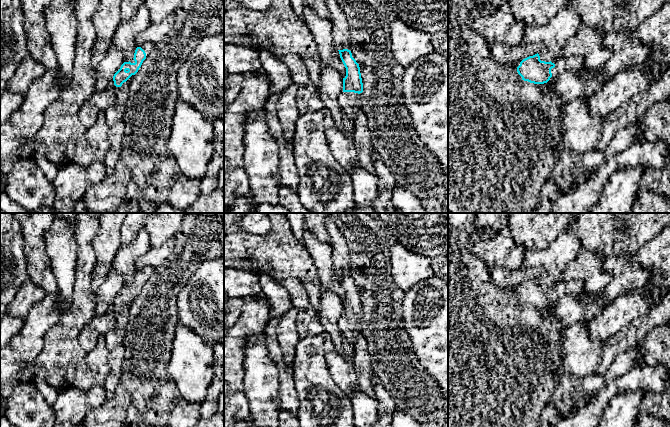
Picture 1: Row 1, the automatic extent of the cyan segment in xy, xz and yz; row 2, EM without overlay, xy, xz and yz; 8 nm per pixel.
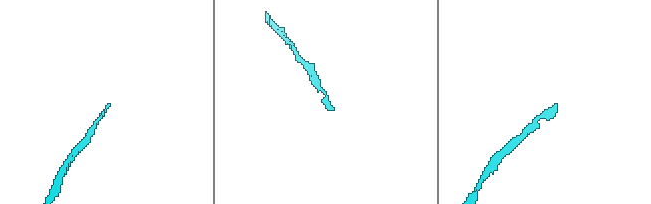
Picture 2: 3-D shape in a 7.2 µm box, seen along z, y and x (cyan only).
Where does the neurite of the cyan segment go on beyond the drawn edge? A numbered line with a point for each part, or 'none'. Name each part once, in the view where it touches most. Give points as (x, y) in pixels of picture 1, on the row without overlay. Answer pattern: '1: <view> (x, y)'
1: yz (572, 287)

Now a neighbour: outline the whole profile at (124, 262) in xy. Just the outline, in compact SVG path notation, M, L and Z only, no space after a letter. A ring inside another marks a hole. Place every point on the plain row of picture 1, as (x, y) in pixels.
M144 228L132 242L120 247L114 257L112 269L123 277L124 286L134 282L137 272L135 264L150 248L150 237Z

